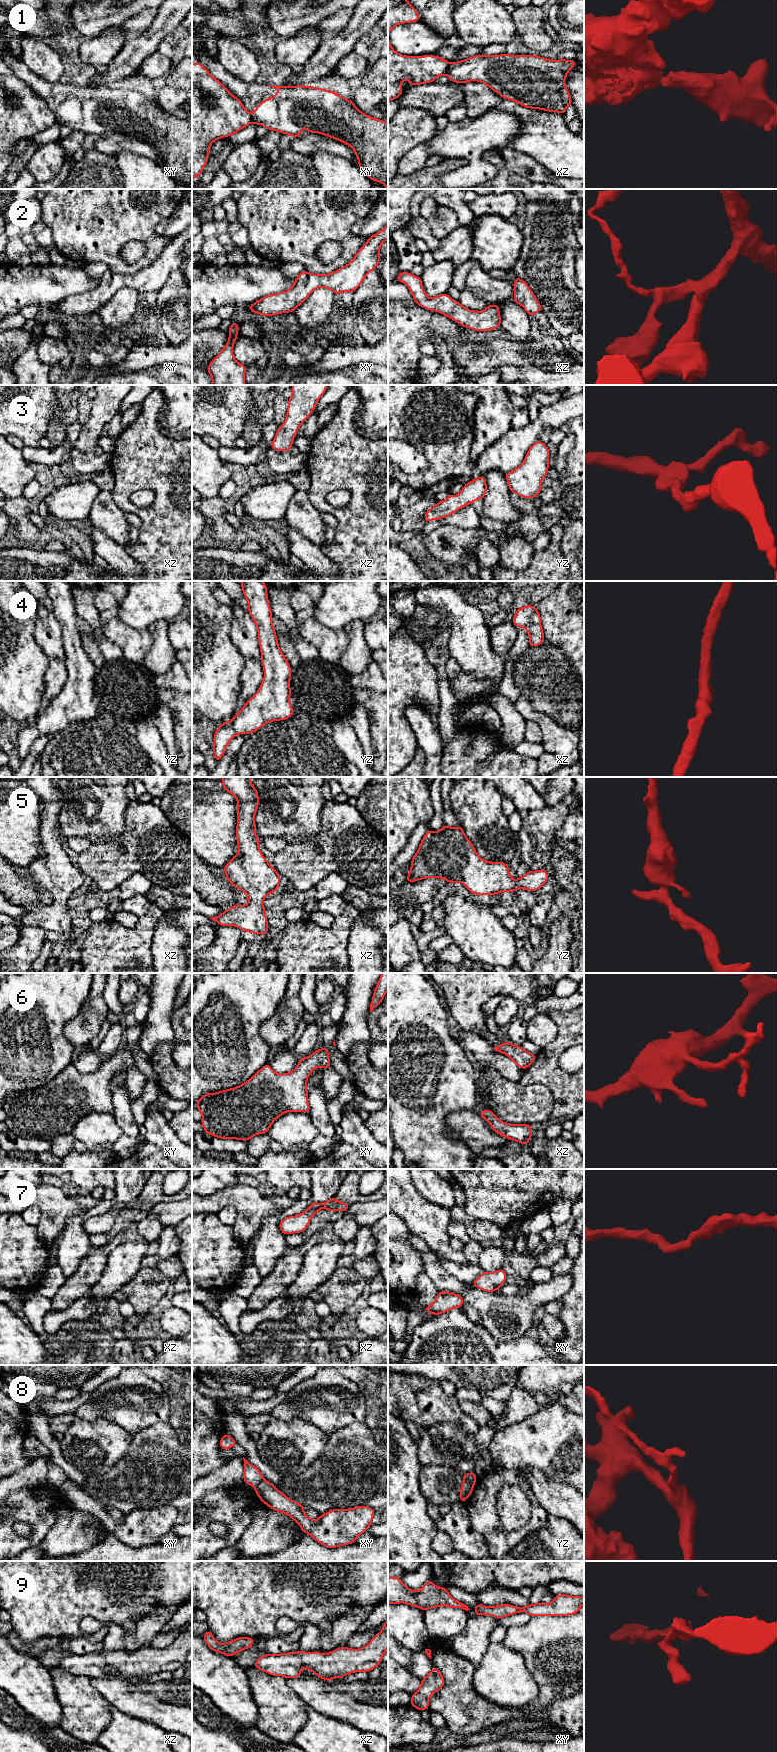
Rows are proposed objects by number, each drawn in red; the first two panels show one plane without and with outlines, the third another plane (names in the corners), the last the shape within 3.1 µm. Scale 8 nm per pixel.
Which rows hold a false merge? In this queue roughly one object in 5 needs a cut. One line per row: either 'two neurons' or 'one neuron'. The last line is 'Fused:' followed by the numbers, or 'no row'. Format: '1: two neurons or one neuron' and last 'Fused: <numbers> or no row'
1: two neurons
2: one neuron
3: one neuron
4: one neuron
5: one neuron
6: one neuron
7: one neuron
8: two neurons
9: one neuron
Fused: 1, 8

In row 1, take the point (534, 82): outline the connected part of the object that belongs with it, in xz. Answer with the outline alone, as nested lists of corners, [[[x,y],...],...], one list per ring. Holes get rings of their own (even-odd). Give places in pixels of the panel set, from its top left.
[[[507,53],[500,55],[479,54],[461,61],[452,62],[448,66],[446,75],[450,82],[457,82],[460,84],[465,84],[470,81],[481,82],[499,94],[502,98],[514,101],[523,107],[557,112],[564,115],[566,108],[572,105],[572,99],[564,81],[567,78],[567,73],[576,63],[577,60],[550,60],[538,55],[509,55]]]

